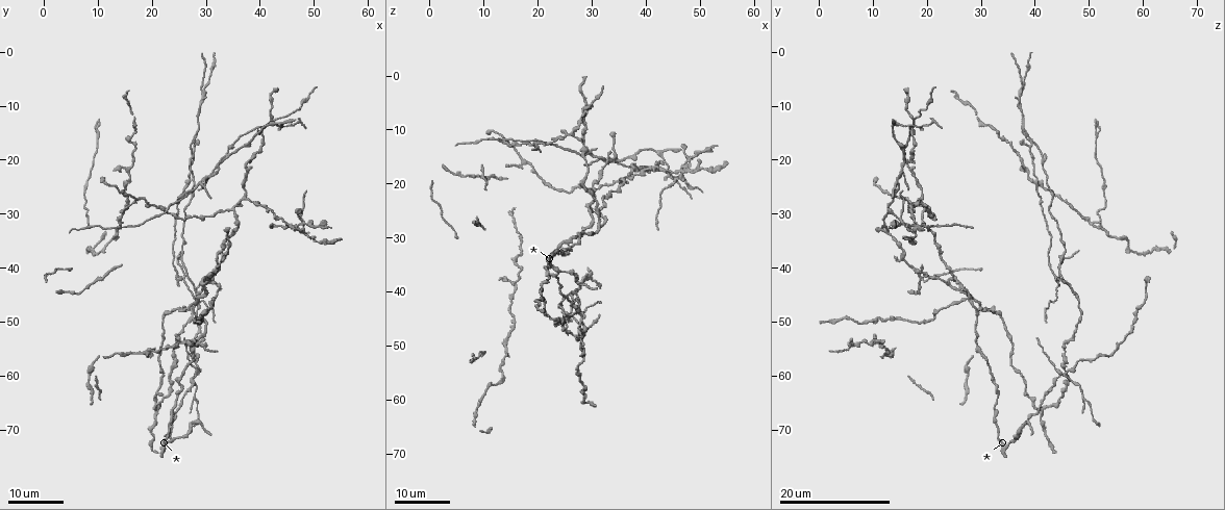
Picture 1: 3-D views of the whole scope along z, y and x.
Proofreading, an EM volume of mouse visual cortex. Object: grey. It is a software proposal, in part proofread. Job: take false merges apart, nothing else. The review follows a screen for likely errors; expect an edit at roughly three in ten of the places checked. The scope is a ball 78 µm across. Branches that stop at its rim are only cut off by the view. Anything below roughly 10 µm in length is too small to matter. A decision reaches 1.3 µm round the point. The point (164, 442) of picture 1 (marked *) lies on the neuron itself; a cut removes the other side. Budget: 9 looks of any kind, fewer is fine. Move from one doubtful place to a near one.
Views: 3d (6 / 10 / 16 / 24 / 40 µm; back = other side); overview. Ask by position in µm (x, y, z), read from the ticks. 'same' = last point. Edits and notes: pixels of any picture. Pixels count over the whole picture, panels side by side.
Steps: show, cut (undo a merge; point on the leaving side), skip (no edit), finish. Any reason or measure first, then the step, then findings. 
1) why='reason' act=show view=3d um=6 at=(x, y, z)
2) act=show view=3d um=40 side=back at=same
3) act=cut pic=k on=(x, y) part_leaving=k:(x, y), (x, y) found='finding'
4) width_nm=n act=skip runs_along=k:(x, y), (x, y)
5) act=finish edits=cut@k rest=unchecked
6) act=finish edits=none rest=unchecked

why='three arms meet' act=show view=3d um=24 at=(37.0, 26.5, 19.5)

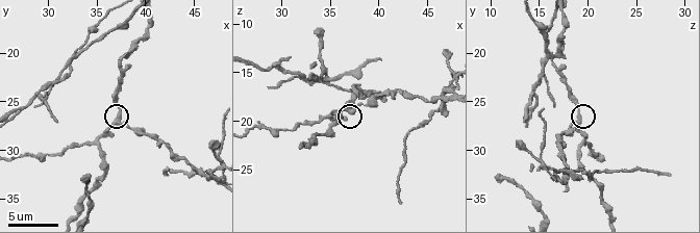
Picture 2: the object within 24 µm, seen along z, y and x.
act=show view=3d um=6 at=(37.2, 26.8, 19.0)

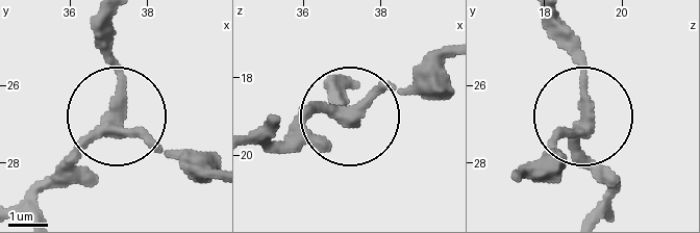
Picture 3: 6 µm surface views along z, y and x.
act=skip runs_along=3:(272, 129), (281, 138), (331, 109), (354, 115), (438, 52) found='all the same neuron'

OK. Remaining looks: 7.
why='four or more arms meet' act=show view=3d um=16 at=(28.0, 60.0, 45.5)

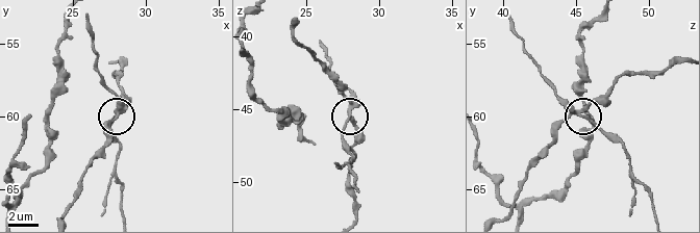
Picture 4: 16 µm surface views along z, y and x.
act=show view=3d um=10 at=(28.2, 59.8, 45.4)

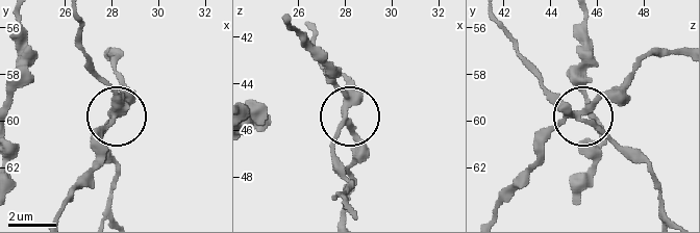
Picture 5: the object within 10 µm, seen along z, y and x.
width_nm=220 act=cut pic=5 on=(339, 127) part_leaving=5:(350, 101), (333, 147), (335, 164), (350, 181), (346, 206) found='a second neuron is stuck on'

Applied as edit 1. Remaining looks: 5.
why='see it whole again' act=show view=overview

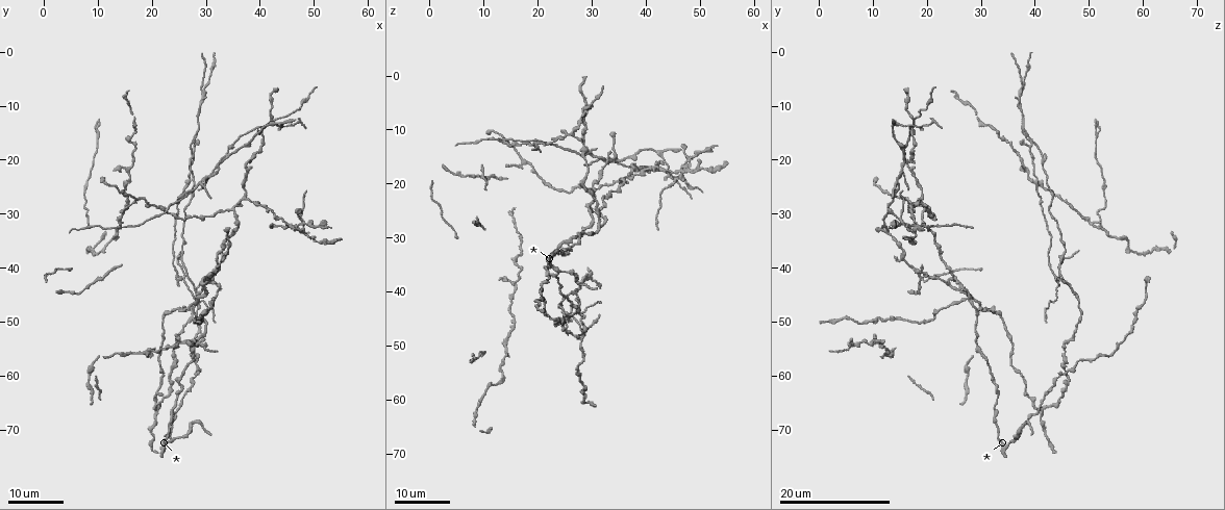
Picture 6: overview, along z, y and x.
act=show view=3d um=16 at=(15.5, 24.0, 40.0)

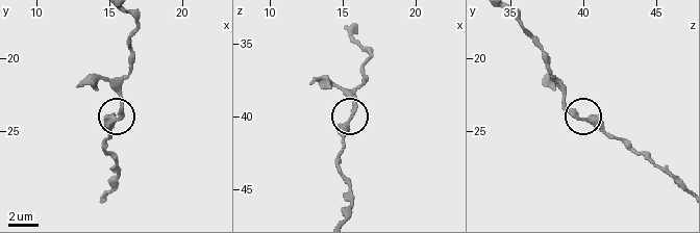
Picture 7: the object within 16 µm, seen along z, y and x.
why='zoom in' act=show view=3d um=6 at=(15.6, 24.2, 39.8)

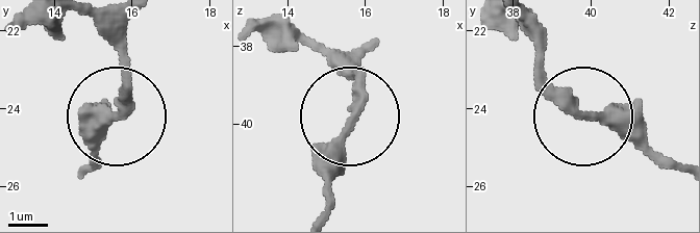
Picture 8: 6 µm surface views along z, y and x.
side_arm_um=25 act=skip found='one neuron here'

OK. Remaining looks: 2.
act=show view=3d um=24 at=(13.5, 33.0, 52.5)

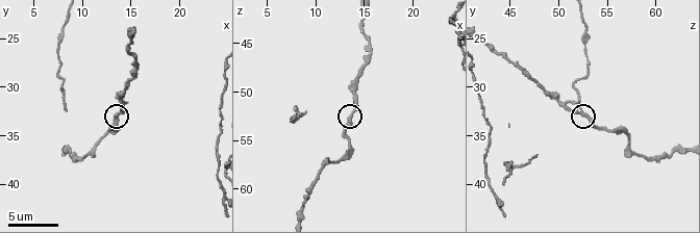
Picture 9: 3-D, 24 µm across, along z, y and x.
act=show view=3d um=10 at=(13.6, 33.0, 52.8)

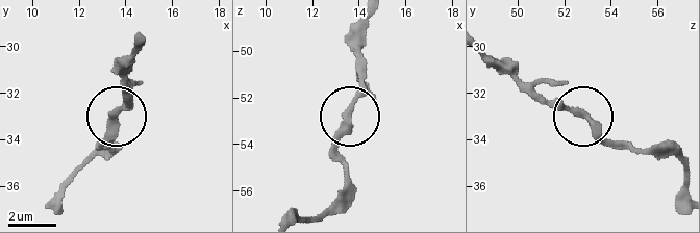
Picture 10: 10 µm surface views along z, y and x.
act=skip found='one neuron here'

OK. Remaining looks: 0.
act=finish edits=cut@5 rest=unchecked

